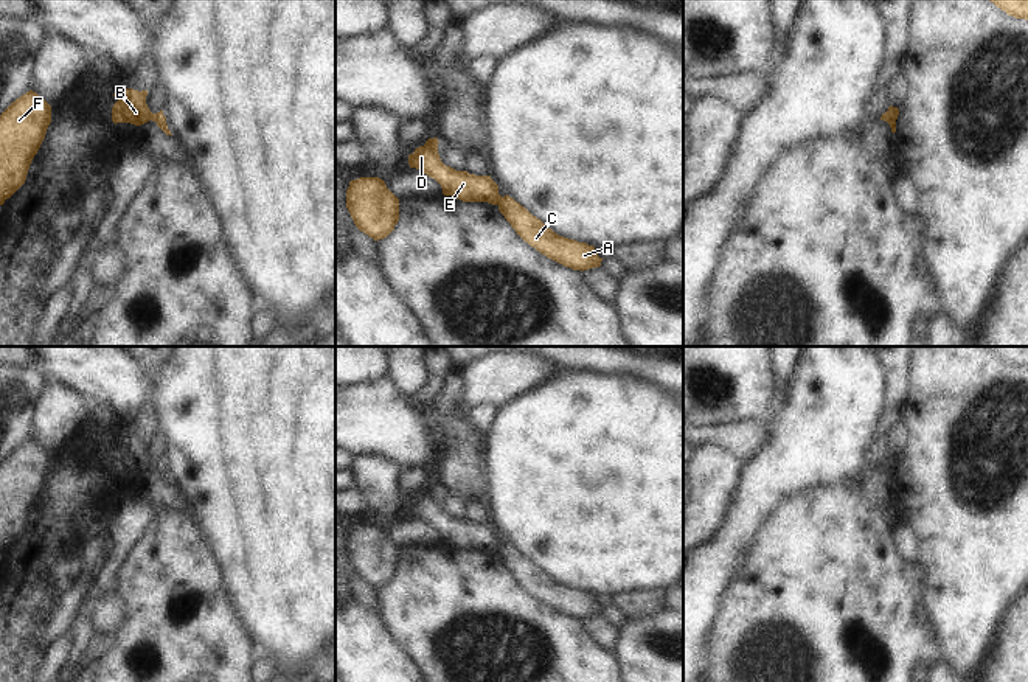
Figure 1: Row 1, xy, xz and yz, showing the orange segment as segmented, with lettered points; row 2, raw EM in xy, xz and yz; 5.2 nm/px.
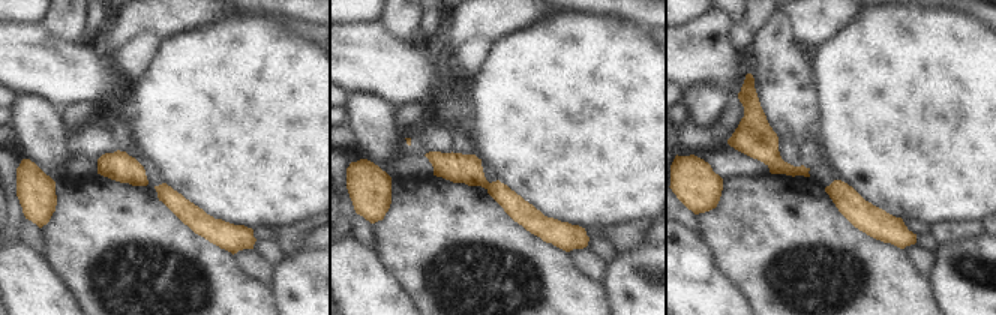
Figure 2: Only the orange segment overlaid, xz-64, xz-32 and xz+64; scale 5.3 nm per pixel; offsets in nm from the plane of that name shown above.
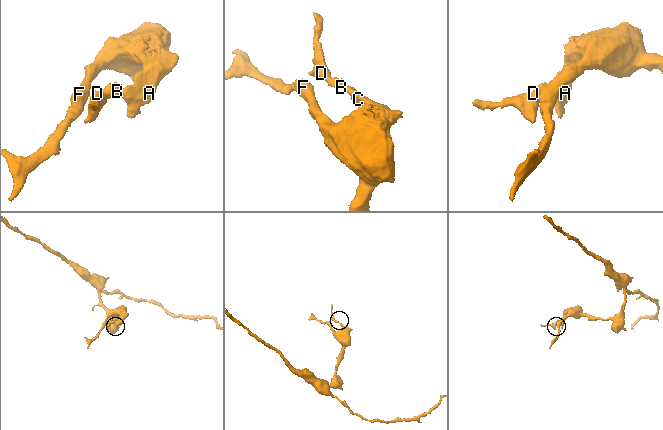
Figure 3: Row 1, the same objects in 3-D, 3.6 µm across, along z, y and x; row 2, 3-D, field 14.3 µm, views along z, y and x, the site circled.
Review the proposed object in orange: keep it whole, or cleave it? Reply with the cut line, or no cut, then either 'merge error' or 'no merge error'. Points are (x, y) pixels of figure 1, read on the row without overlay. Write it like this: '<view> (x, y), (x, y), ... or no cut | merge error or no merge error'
xz (502, 546), (497, 552) | merge error

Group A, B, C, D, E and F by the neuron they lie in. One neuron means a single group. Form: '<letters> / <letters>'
A C F / B D E

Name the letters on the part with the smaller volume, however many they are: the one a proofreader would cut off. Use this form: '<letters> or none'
B, D, E.

